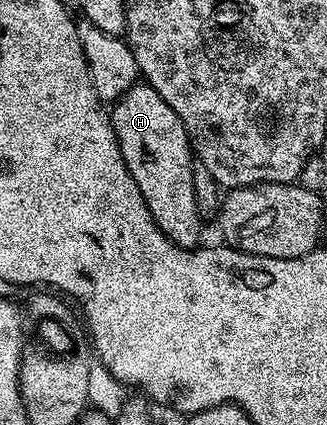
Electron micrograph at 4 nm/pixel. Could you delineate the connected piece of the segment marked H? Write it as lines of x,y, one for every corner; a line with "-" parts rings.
136,83
125,96
114,102
110,114
121,155
141,191
141,199
145,199
145,207
149,207
149,215
153,215
157,227
161,227
173,243
185,249
196,248
205,222
197,211
191,166
193,150
185,123
181,123
177,111
157,95
155,88
146,83

